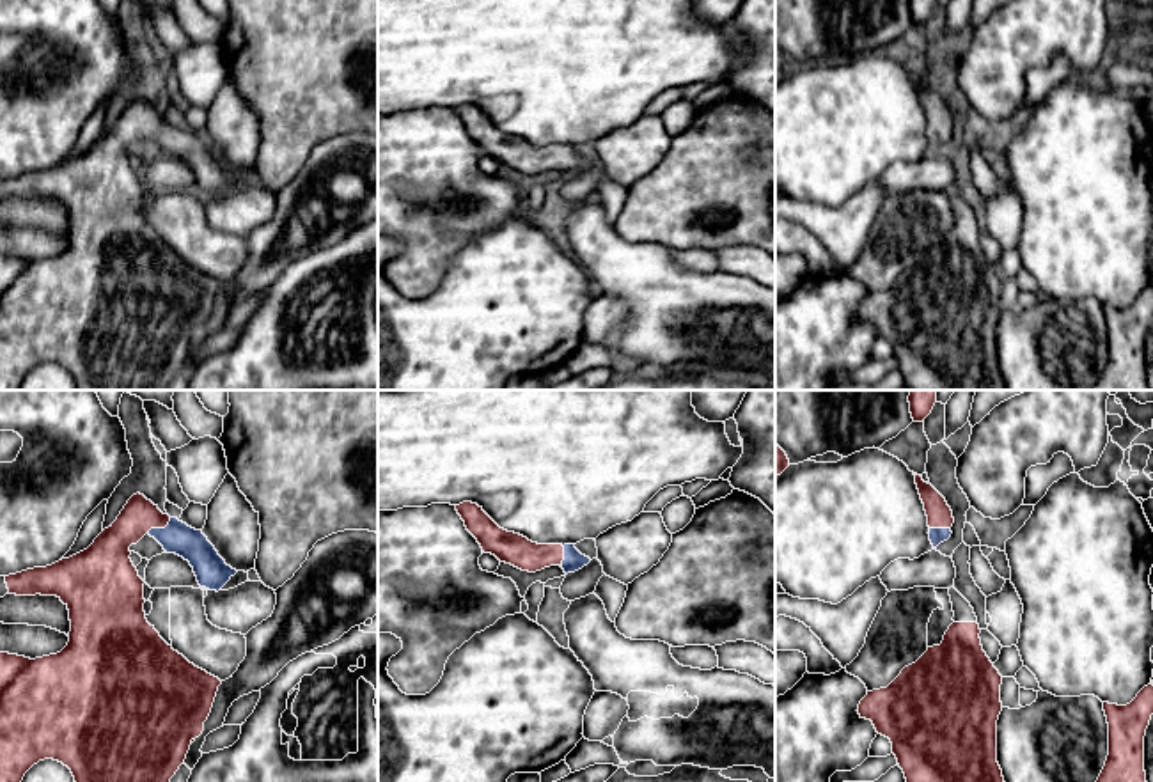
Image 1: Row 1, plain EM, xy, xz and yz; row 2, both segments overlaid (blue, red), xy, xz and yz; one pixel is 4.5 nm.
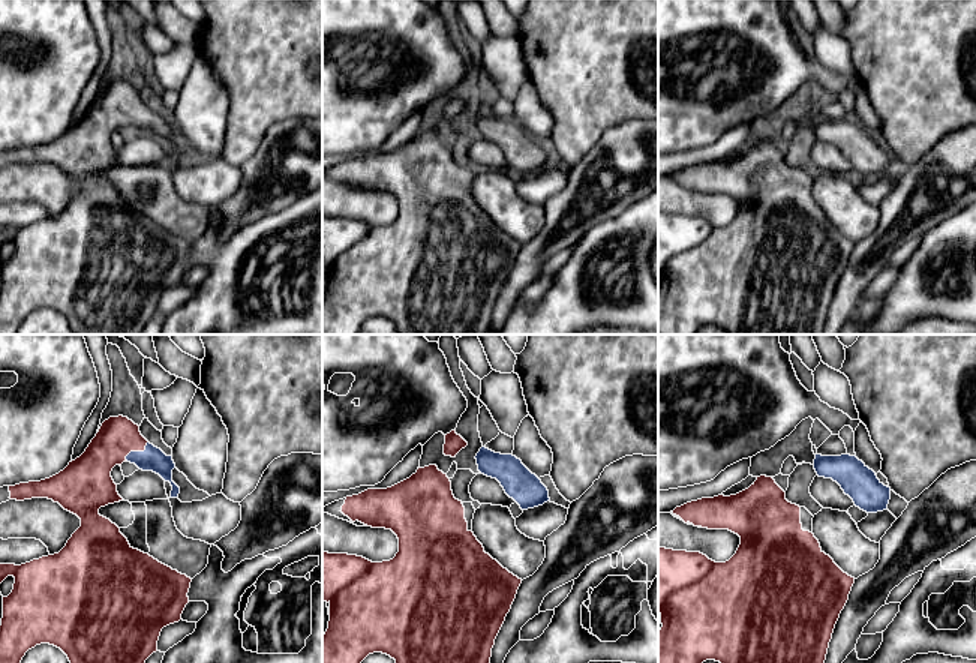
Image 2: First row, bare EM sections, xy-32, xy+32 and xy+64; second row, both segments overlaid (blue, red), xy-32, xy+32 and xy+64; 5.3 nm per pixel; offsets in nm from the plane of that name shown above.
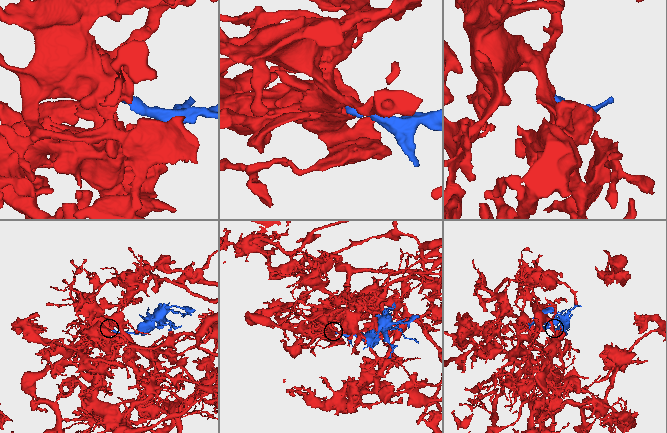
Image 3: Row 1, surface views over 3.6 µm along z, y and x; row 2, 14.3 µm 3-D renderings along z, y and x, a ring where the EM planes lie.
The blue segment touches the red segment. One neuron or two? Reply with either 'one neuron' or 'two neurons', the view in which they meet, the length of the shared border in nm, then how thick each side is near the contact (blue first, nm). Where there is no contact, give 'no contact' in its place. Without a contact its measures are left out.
one neuron; contact in xy; length 140 nm; calibres 150 and 180 nm

